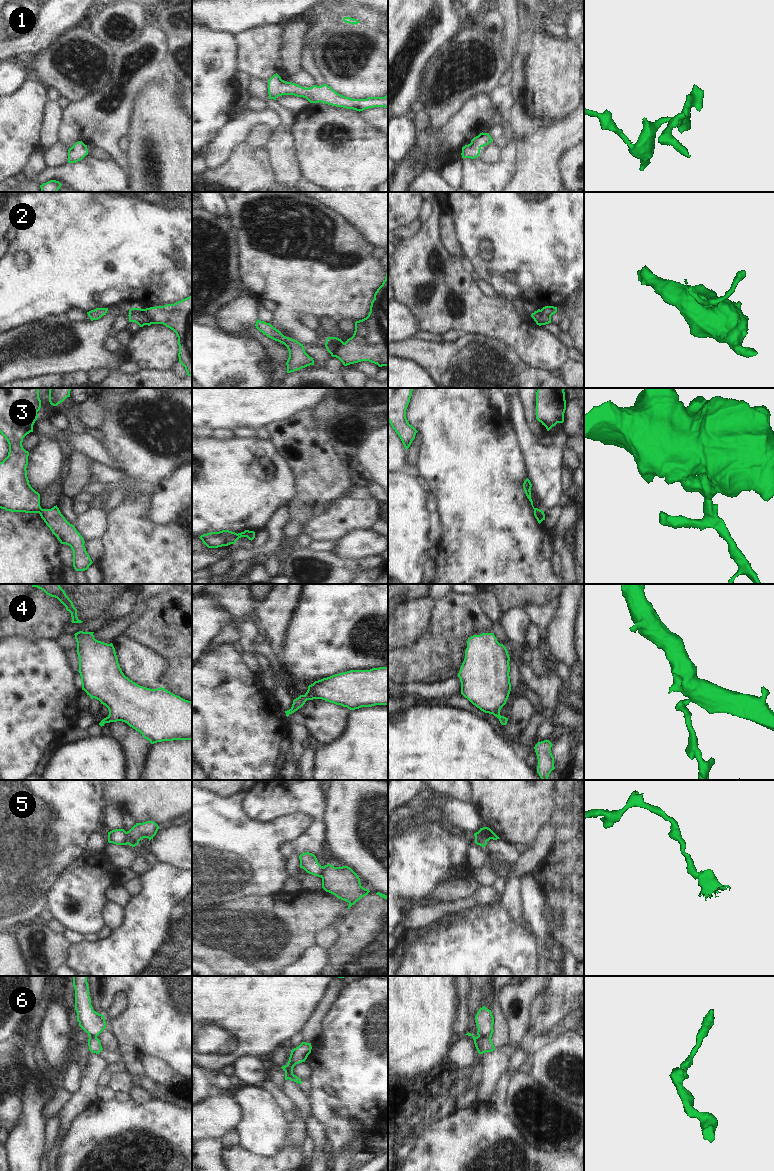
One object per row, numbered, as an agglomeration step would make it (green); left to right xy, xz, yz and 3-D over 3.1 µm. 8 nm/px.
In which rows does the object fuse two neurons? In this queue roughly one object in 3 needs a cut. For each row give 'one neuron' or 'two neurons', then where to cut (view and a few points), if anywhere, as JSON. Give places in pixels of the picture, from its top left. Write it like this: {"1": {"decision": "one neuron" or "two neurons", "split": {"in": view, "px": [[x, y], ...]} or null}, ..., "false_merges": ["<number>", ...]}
{"1": {"decision": "one neuron", "split": null}, "2": {"decision": "two neurons", "split": {"in": "xy", "px": [[141, 309], [150, 318], [152, 323]]}}, "3": {"decision": "two neurons", "split": {"in": "xz", "px": [[237, 534], [235, 540]]}}, "4": {"decision": "one neuron", "split": null}, "5": {"decision": "two neurons", "split": {"in": "yz", "px": [[476, 832], [478, 836], [484, 837], [487, 840]]}}, "6": {"decision": "two neurons", "split": {"in": "yz", "px": [[491, 1034], [478, 1036]]}}, "false_merges": ["2", "3", "5", "6"]}

